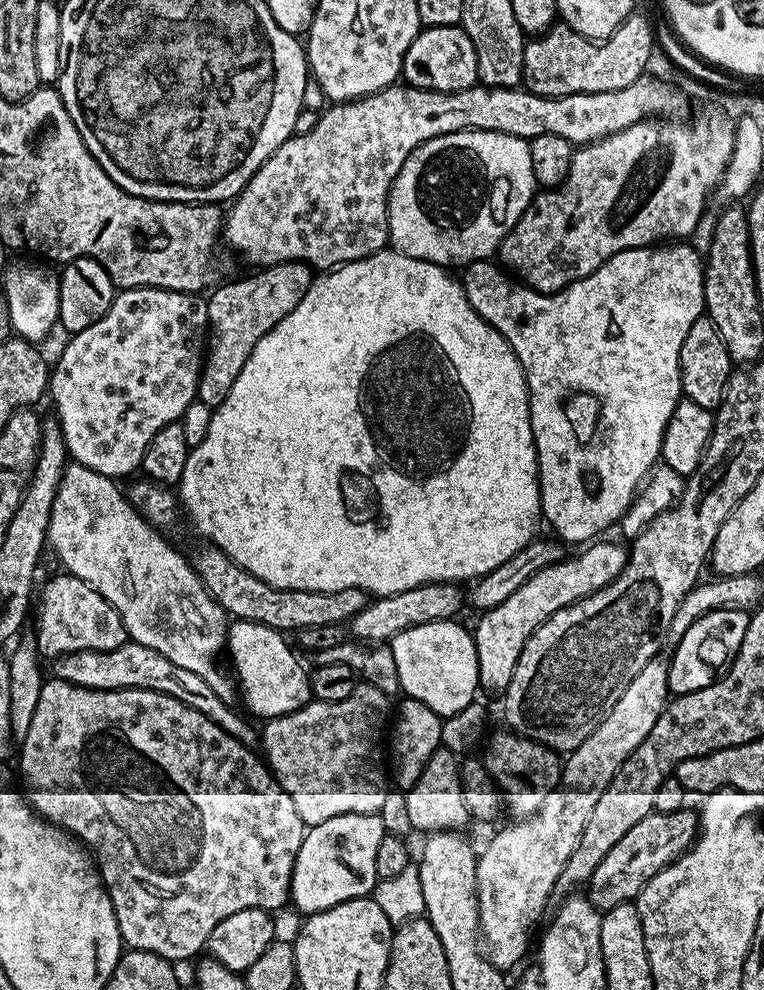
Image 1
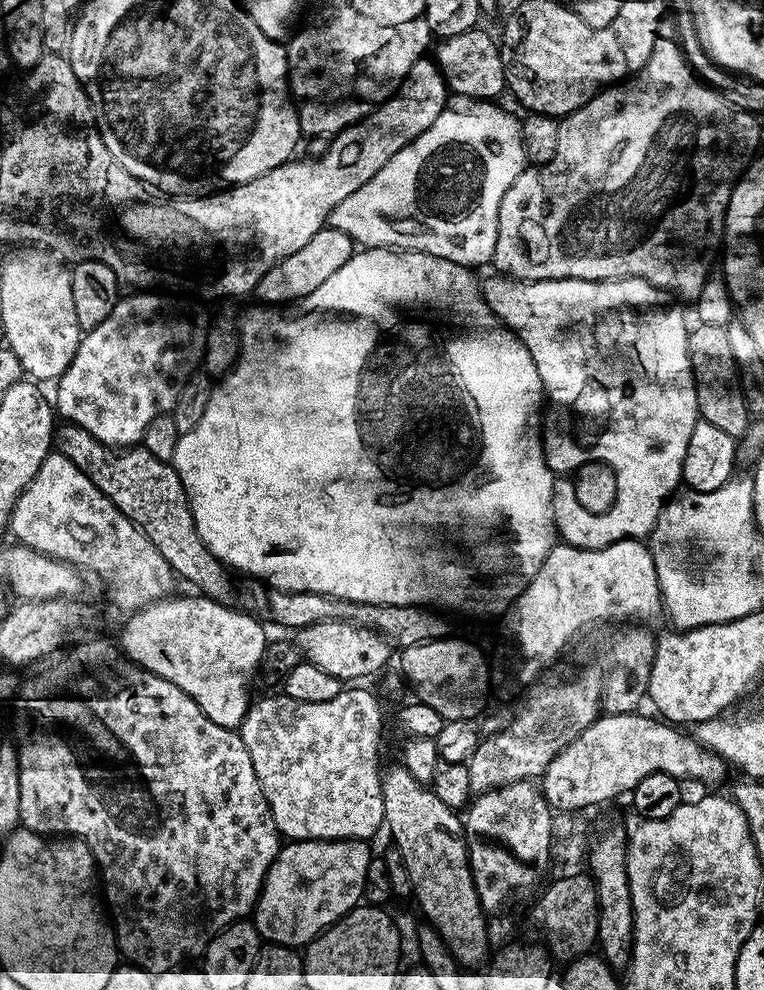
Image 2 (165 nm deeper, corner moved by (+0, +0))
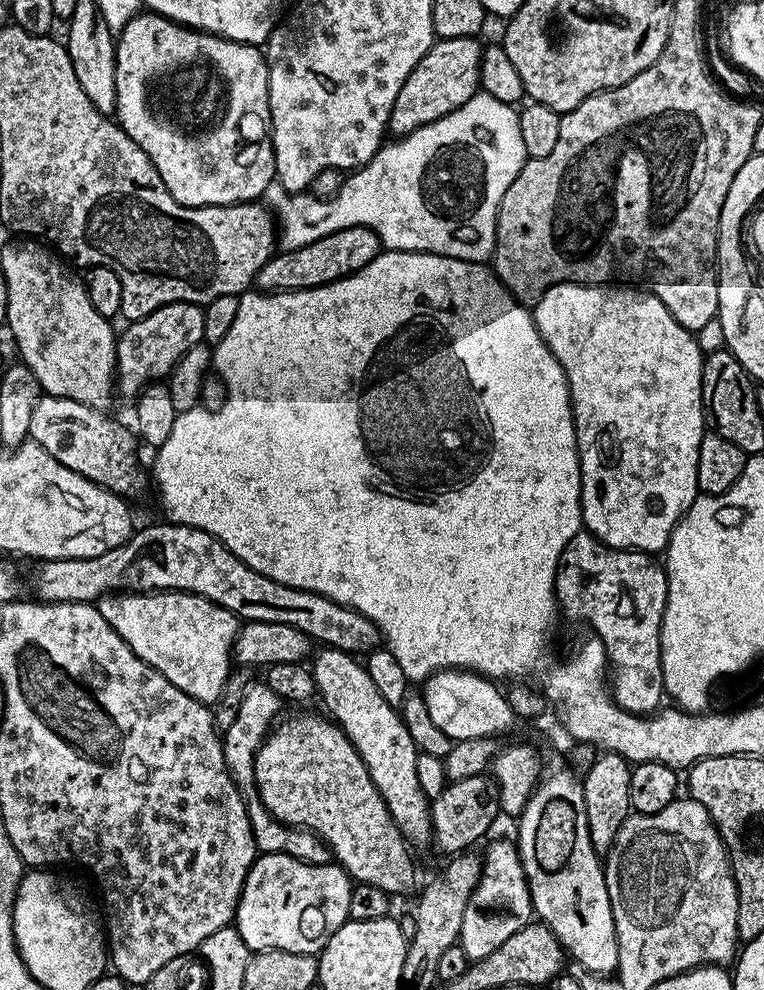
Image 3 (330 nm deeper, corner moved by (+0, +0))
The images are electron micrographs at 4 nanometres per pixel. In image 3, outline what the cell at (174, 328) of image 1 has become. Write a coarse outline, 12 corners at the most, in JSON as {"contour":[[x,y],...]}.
{"contour":[[167,304],[116,341],[114,384],[135,398],[204,337],[199,304]]}

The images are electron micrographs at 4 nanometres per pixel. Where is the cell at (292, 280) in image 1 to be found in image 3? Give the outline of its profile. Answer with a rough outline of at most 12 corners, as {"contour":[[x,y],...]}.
{"contour":[[350,226],[280,250],[260,276],[276,290],[317,288],[379,256],[378,234]]}

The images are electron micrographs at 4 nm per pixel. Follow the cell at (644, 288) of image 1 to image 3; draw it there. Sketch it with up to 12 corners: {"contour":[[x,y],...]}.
{"contour":[[636,286],[531,309],[580,519],[663,553],[698,495],[705,353]]}

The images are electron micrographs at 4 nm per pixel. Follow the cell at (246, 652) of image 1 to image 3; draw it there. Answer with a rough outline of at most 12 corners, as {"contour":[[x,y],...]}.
{"contour":[[192,592],[109,594],[102,618],[209,706],[241,621]]}

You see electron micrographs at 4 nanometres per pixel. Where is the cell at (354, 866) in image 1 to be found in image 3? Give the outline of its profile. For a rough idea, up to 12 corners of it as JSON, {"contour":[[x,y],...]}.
{"contour":[[257,855],[234,926],[249,953],[319,954],[348,921],[339,863]]}

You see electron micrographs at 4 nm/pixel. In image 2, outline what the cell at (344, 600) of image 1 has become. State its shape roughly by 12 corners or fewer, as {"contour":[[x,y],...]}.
{"contour":[[71,422],[54,444],[181,581],[233,603],[182,478],[143,446],[117,451]]}

